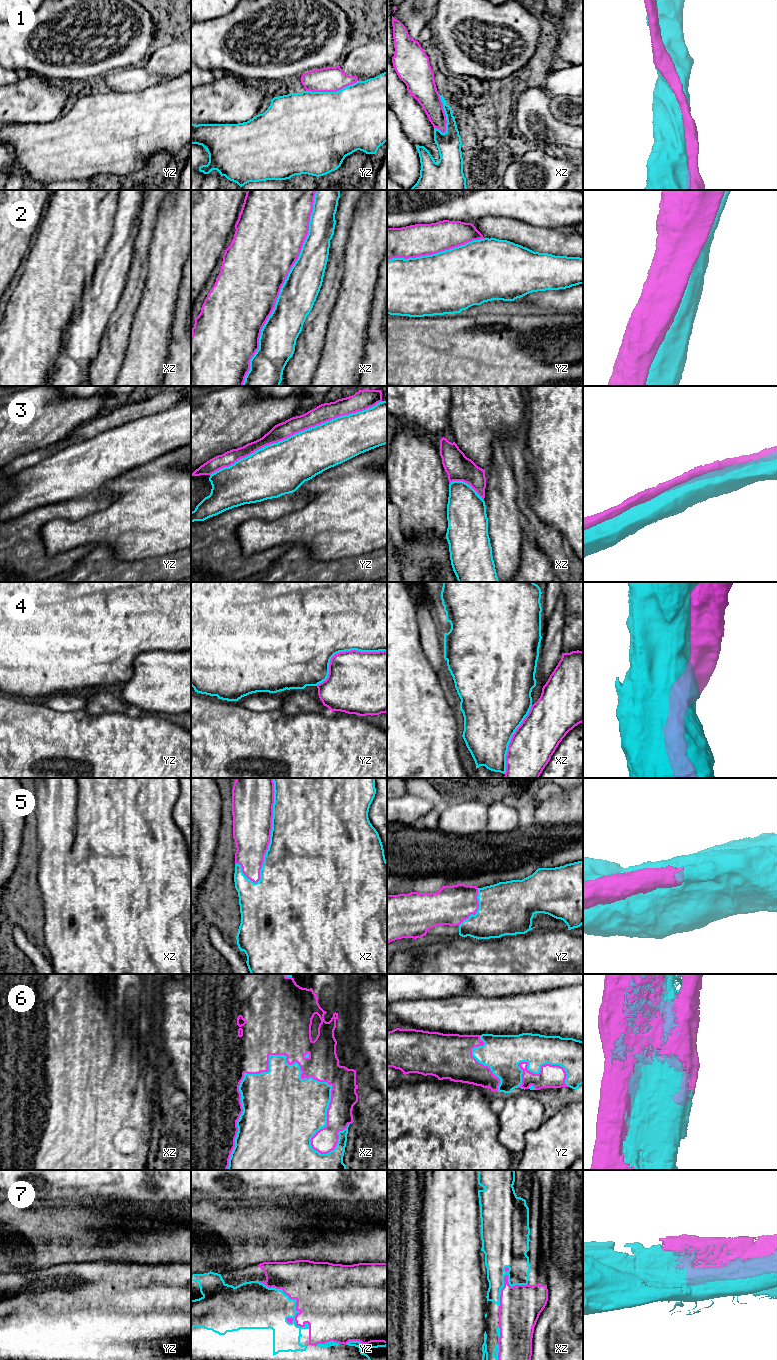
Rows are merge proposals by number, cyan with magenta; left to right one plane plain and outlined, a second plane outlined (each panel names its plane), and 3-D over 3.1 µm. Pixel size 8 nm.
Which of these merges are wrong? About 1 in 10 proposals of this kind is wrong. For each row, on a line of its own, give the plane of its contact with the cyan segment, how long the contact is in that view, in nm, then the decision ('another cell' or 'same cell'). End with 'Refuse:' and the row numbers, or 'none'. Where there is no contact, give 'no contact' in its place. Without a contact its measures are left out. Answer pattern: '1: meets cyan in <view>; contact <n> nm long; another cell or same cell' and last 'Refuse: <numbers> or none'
1: meets cyan in yz; contact 420 nm long; another cell
2: meets cyan in xz; contact 1650 nm long; another cell
3: meets cyan in yz; contact 1500 nm long; another cell
4: meets cyan in yz; contact 650 nm long; same cell
5: meets cyan in xz; contact 850 nm long; same cell
6: meets cyan in xz; contact 1100 nm long; same cell
7: meets cyan in yz; contact 550 nm long; same cell
Refuse: 1, 2, 3

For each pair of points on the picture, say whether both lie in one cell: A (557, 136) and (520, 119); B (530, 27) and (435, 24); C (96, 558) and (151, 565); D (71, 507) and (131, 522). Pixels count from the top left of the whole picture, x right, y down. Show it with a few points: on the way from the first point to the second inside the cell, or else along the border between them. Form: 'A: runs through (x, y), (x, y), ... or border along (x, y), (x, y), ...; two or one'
A: runs through (548, 131), (545, 131), (535, 122), (529, 122); one
B: runs through (506, 24), (493, 31), (459, 28); one
C: runs through (110, 570), (137, 570); one
D: border along (112, 499), (101, 508), (70, 521); two

